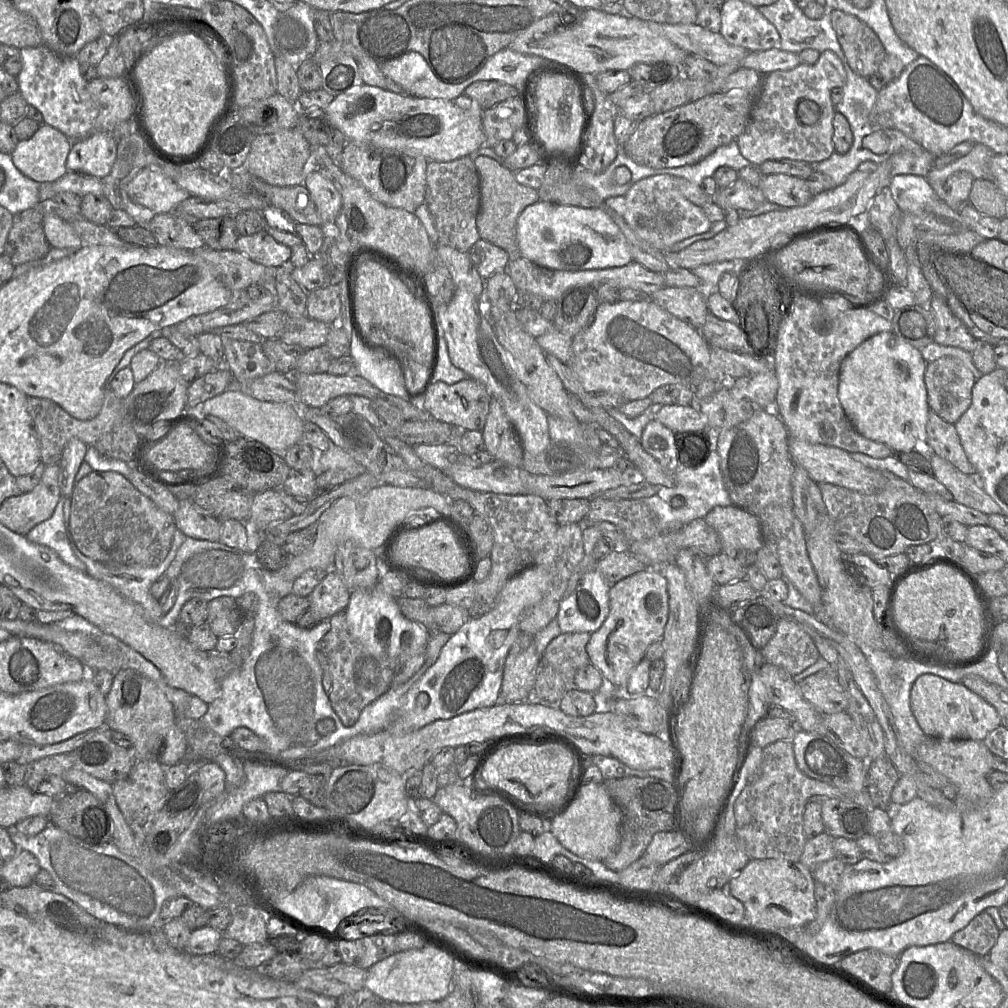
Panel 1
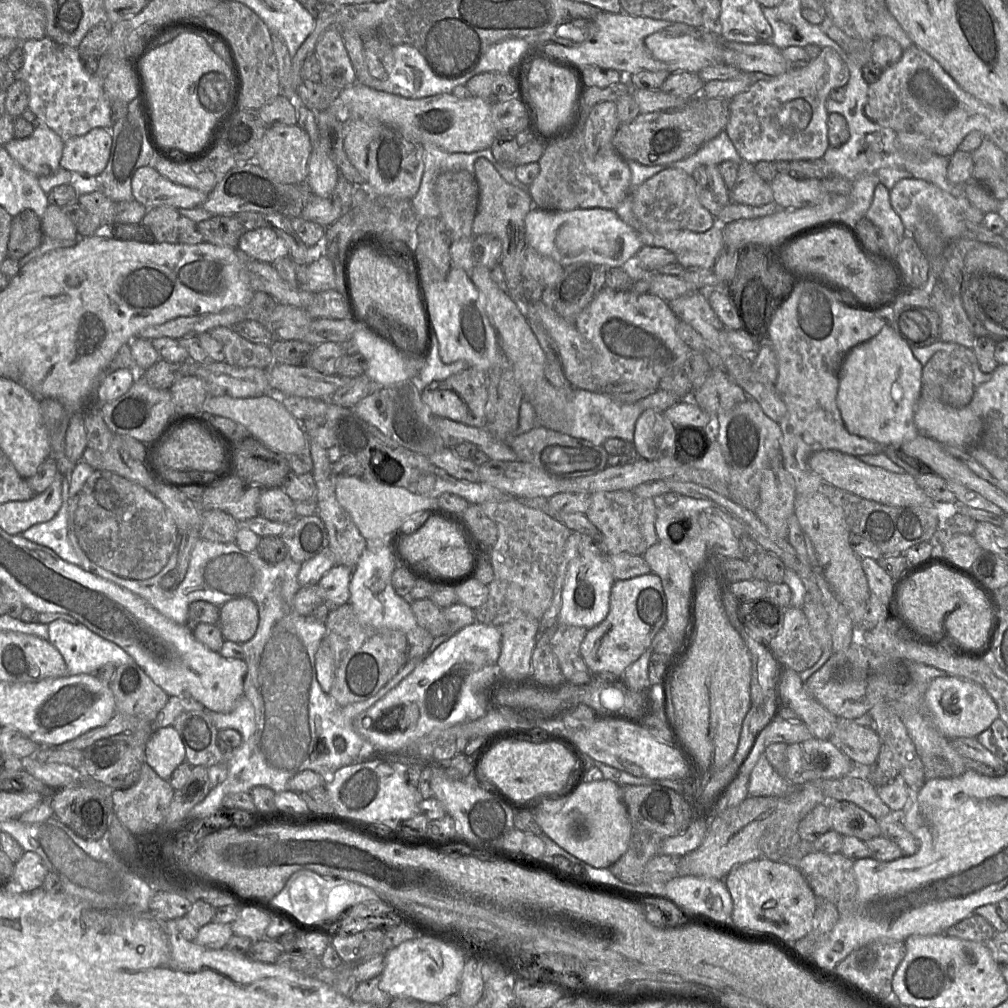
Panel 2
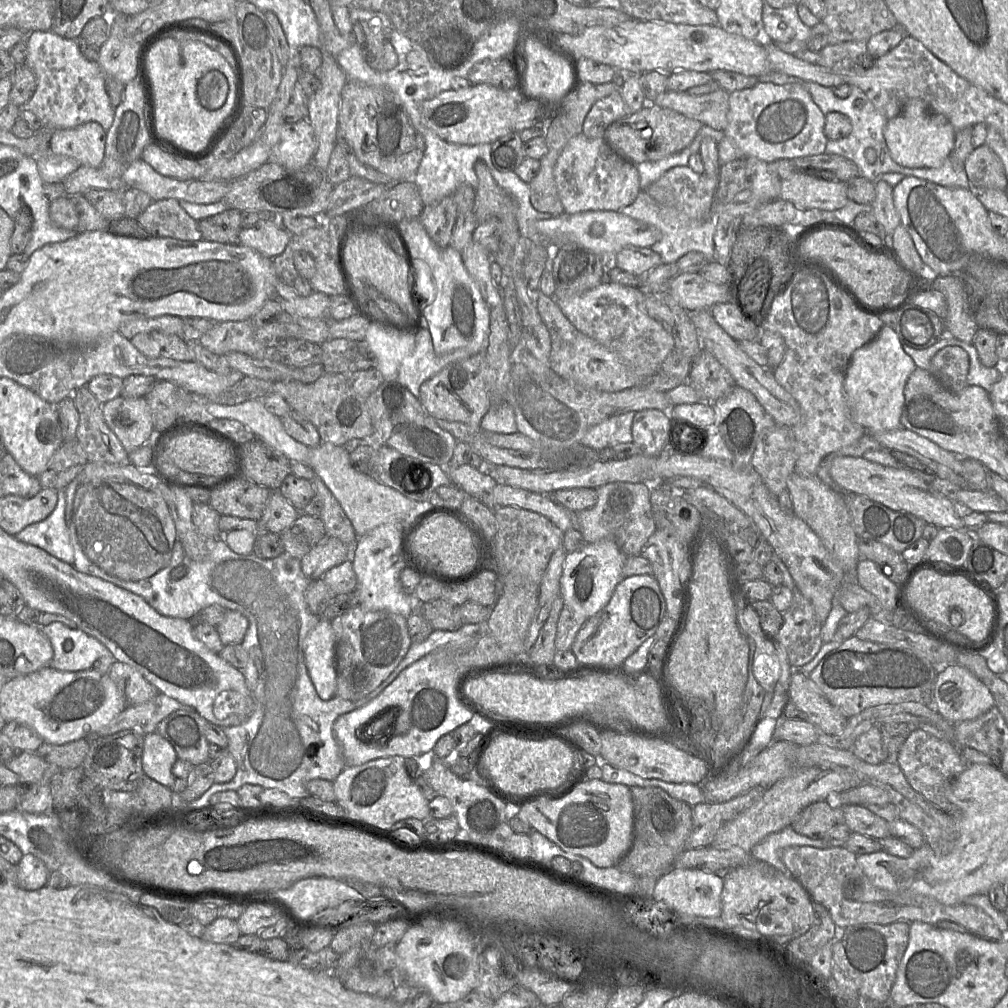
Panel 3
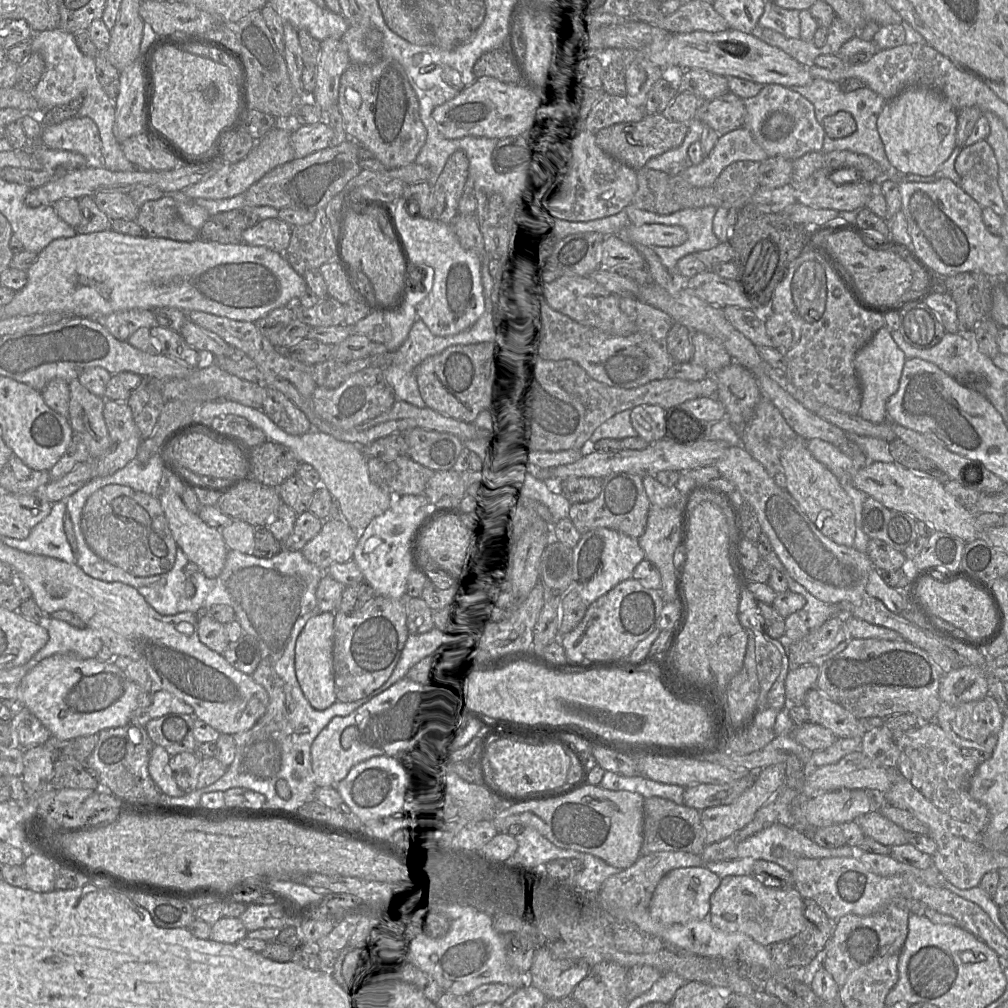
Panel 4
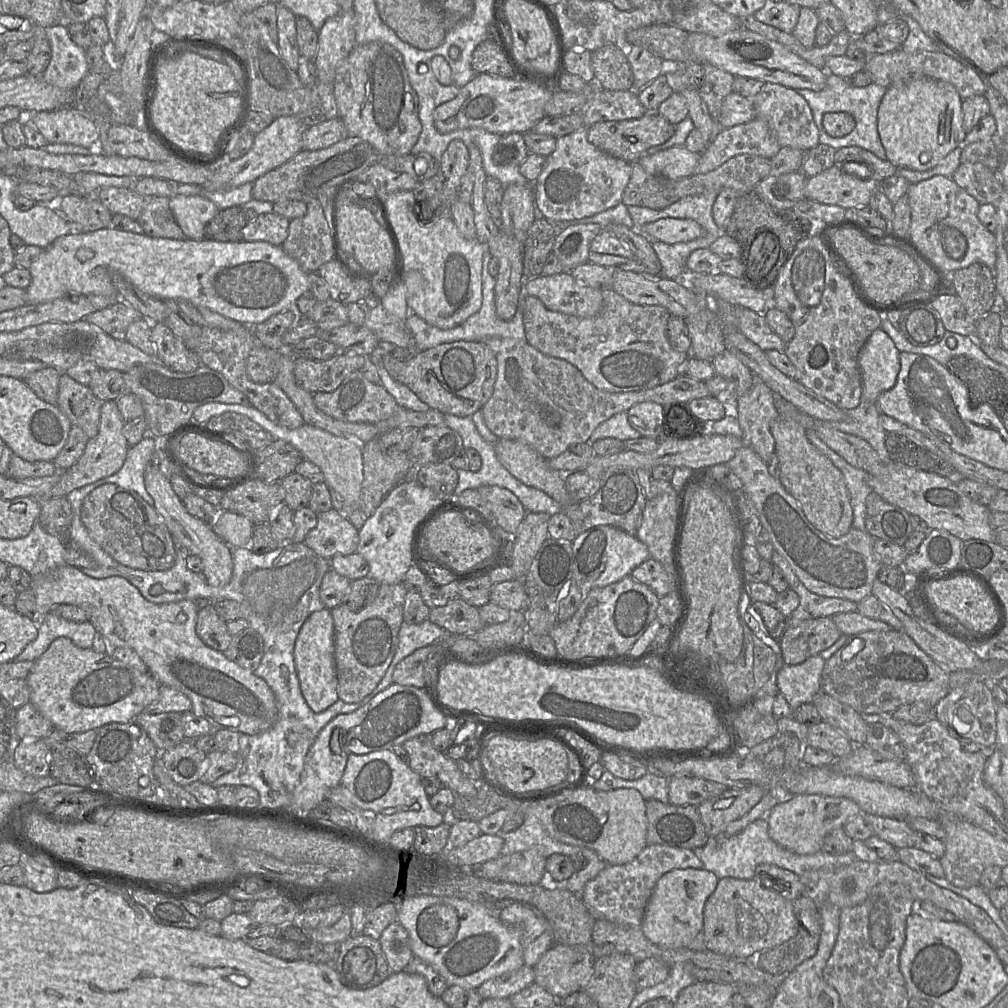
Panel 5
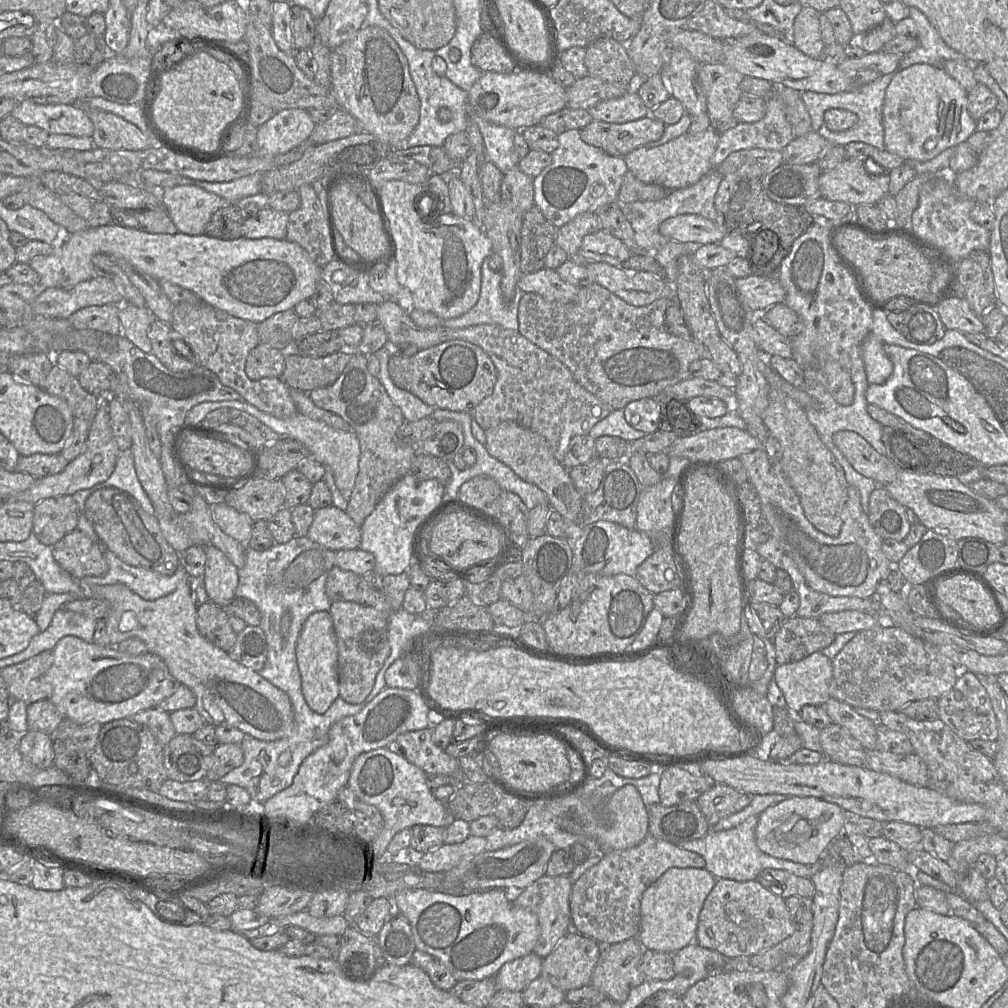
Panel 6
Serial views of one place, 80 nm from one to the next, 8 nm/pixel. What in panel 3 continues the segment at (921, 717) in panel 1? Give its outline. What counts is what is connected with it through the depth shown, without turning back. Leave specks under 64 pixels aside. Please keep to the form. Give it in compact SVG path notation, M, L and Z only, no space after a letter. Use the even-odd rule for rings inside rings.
M959 666L940 670L934 683L933 699L934 709L952 724L973 720L996 706L985 684Z

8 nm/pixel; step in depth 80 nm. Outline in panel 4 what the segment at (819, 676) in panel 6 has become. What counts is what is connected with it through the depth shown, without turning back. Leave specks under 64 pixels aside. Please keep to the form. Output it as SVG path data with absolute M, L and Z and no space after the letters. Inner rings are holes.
M807 664L789 670L785 680L785 696L788 705L803 705L806 693L816 687L819 668Z

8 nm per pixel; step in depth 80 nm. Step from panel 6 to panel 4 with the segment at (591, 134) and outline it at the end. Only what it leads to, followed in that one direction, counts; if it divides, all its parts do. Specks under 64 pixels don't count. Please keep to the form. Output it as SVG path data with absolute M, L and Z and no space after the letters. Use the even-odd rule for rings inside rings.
M663 113L645 114L636 122L621 122L594 133L596 143L609 155L638 170L660 154L680 146L688 132L688 123L670 120Z

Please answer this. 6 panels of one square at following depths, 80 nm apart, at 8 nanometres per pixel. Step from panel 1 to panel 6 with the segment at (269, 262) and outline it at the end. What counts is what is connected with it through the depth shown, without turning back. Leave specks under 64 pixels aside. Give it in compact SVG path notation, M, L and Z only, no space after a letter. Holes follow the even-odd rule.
M263 208L245 220L242 235L248 239L286 239L289 213Z

